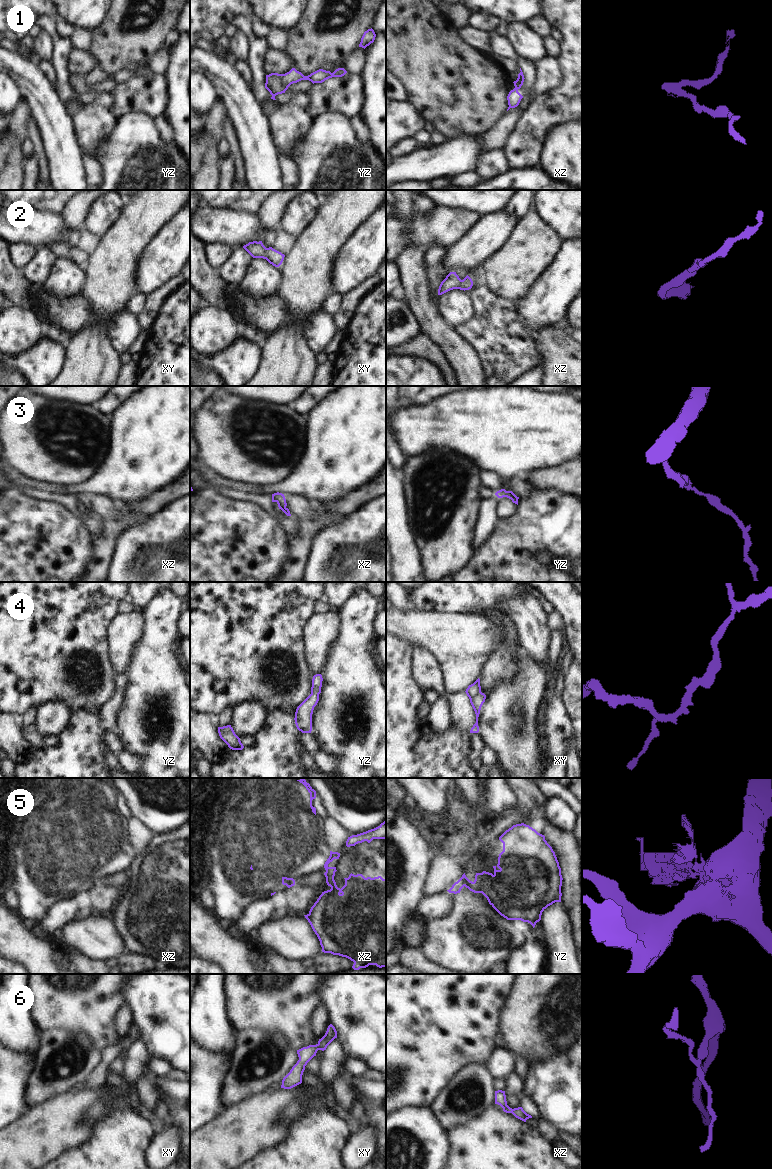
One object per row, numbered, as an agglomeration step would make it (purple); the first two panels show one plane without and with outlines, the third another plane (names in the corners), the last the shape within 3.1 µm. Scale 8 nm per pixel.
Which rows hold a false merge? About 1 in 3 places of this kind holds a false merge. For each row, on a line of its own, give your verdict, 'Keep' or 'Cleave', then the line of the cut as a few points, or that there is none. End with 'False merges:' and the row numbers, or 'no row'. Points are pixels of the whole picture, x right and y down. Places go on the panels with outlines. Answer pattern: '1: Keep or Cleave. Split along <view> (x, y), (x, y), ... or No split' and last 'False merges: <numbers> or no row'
1: Cleave. Split along yz (266, 82), (269, 89), (277, 94)
2: Keep. No split
3: Keep. No split
4: Keep. No split
5: Cleave. Split along yz (474, 882), (469, 889)
6: Keep. No split
False merges: 1, 5.

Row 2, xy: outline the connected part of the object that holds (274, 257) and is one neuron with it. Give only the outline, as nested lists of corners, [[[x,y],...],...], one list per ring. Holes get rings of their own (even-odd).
[[[253,241],[244,245],[243,248],[253,257],[253,258],[263,258],[266,259],[270,264],[275,267],[279,267],[285,255],[281,252],[273,249],[272,247],[266,248],[262,241]]]

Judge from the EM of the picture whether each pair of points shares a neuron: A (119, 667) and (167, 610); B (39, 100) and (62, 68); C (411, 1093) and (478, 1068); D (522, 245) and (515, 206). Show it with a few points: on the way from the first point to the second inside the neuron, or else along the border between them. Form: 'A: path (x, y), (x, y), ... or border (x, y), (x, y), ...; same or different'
A: border (144, 625), (142, 635), (126, 669); different
B: border (55, 88), (58, 96), (64, 102); different
C: border (473, 1062), (466, 1065), (440, 1095); different
D: border (532, 203), (517, 221); different

